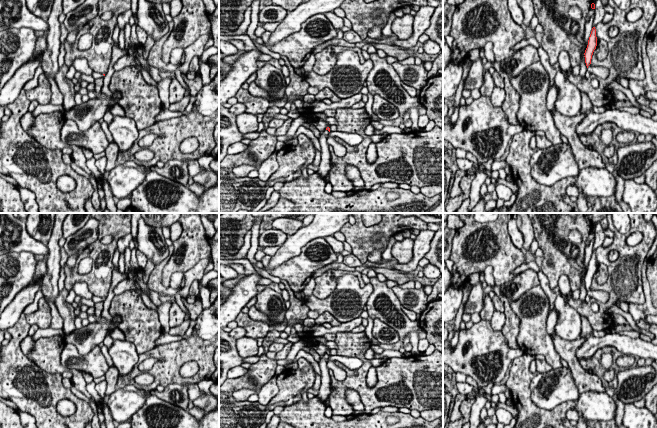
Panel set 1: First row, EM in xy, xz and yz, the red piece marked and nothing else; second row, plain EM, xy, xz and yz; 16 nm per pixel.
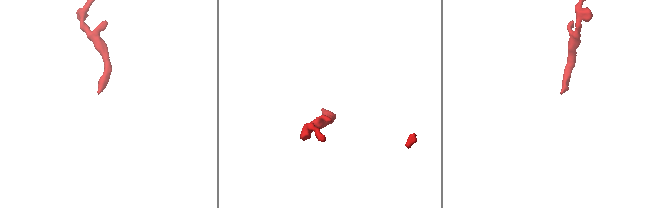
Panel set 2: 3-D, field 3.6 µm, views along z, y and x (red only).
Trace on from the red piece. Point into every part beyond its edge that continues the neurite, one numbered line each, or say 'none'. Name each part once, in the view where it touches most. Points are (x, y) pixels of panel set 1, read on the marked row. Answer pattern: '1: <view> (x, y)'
1: xz (319, 124)

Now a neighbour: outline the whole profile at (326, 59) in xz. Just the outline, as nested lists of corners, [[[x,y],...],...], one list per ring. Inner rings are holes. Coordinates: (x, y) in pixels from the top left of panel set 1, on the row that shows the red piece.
[[[330,45],[320,51],[319,53],[316,53],[315,56],[315,64],[313,67],[313,71],[317,73],[318,75],[325,75],[328,72],[330,72],[336,65],[337,62],[337,56],[347,49],[355,51],[359,56],[359,61],[361,64],[365,62],[365,59],[362,55],[362,49],[358,47],[353,48],[346,48],[343,46],[337,46],[337,45]]]

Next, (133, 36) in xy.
[[[136,24],[132,25],[131,27],[130,41],[132,43],[132,47],[128,49],[128,54],[133,56],[137,55],[137,48],[140,46],[137,38],[136,28]]]

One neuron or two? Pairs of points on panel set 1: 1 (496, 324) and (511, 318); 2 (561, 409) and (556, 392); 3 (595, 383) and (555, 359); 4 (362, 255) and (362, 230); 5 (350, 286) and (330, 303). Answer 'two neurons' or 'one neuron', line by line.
1: two neurons
2: two neurons
3: two neurons
4: one neuron
5: one neuron

